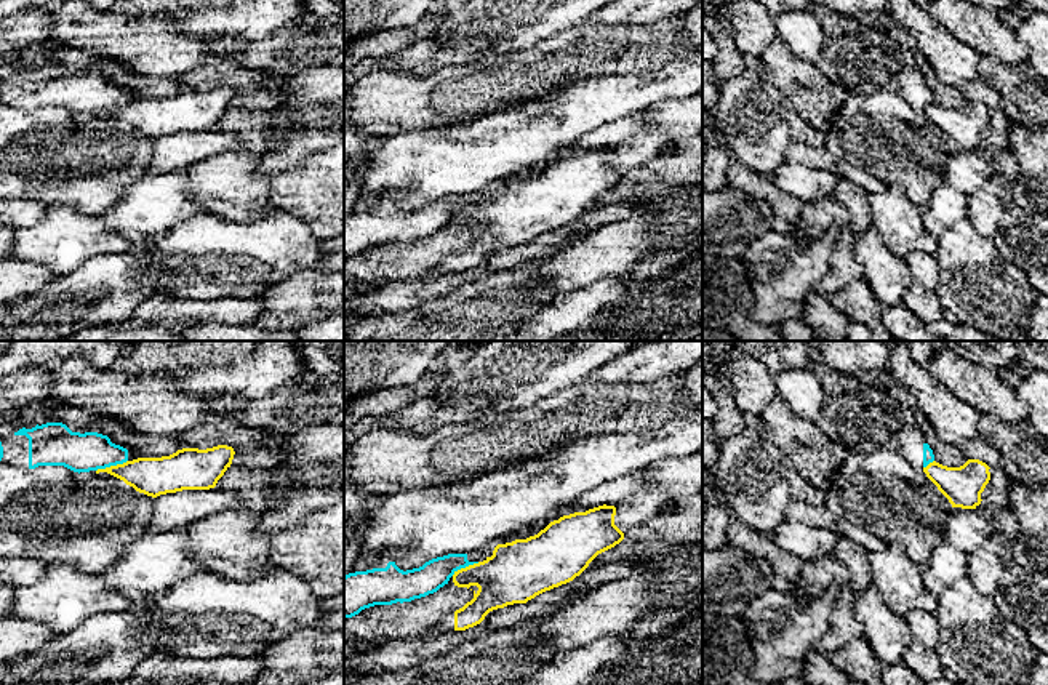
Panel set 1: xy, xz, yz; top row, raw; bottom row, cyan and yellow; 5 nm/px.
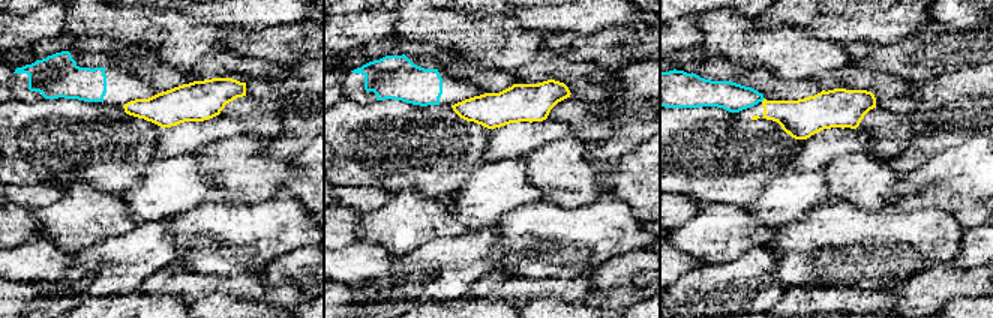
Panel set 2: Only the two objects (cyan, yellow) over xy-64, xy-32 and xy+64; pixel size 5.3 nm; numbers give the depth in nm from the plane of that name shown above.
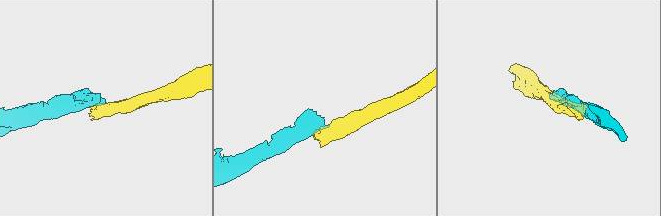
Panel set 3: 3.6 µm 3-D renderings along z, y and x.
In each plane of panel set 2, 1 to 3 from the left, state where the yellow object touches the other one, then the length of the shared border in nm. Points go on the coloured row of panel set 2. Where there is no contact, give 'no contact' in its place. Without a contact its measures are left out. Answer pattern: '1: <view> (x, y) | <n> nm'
1: no contact
2: no contact
3: xy+64 (762, 99) | 30 nm

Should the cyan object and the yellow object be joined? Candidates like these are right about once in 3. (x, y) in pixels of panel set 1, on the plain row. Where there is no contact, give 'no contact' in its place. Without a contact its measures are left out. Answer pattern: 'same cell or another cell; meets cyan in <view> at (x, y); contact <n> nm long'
another cell; meets cyan in xy at (111, 106); contact 170 nm long

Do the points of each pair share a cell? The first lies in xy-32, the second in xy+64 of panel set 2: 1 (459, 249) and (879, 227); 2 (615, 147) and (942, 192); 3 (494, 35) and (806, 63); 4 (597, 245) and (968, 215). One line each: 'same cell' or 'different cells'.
1: different cells
2: different cells
3: same cell
4: different cells

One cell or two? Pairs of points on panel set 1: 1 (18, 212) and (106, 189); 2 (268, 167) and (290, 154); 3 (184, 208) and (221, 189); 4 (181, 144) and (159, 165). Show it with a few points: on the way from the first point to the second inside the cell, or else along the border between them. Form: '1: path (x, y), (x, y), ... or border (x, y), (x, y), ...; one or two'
1: border (16, 197), (39, 200), (48, 207); two
2: path (272, 162), (285, 156); one
3: border (184, 170), (188, 194), (205, 212); two
4: path (176, 149), (164, 160); one

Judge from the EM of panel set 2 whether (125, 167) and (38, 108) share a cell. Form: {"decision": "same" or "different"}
{"decision": "same"}

